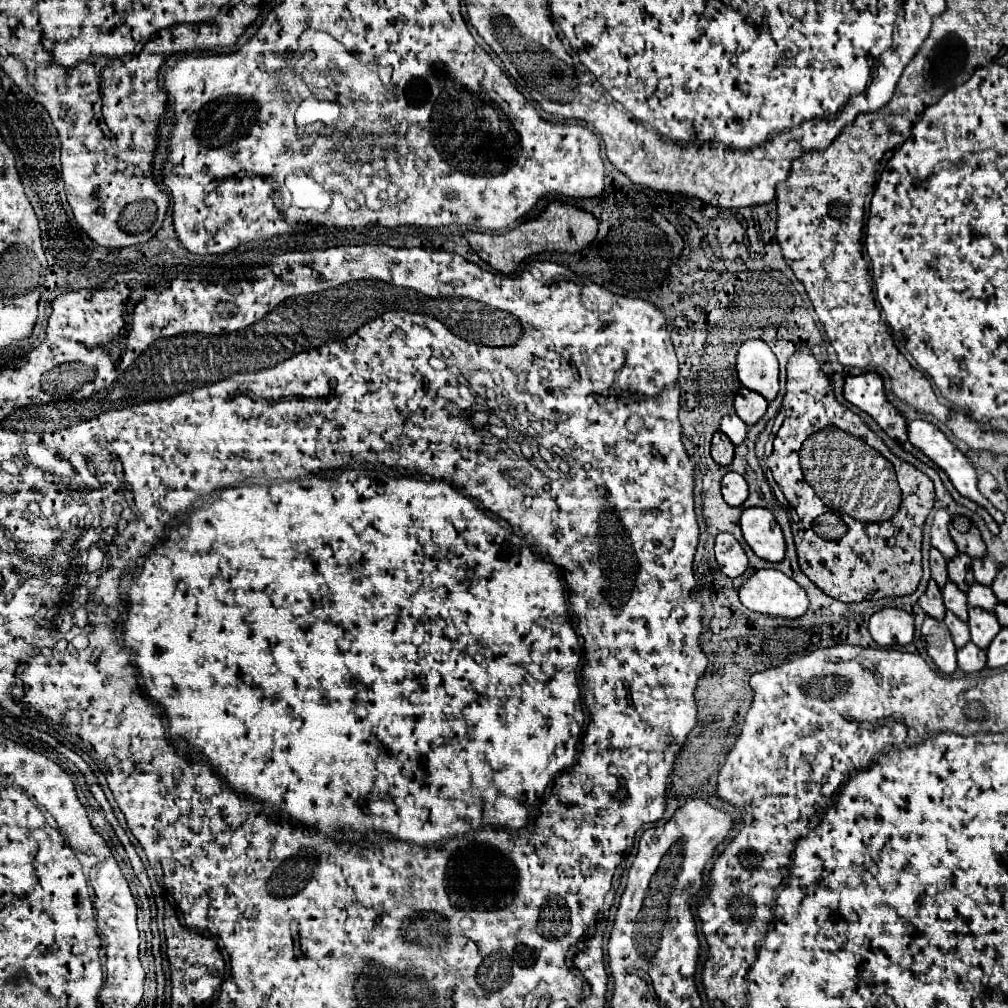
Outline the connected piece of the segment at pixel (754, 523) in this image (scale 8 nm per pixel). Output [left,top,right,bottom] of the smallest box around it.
[741,507,785,561]

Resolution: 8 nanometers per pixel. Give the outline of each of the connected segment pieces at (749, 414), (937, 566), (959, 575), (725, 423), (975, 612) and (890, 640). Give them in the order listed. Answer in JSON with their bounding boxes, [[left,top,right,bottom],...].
[[735,387,767,425],[931,549,947,589],[949,553,975,593],[721,415,747,445],[969,607,1001,649],[869,609,913,647]]

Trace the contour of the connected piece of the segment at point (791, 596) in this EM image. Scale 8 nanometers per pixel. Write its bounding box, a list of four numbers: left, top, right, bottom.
[739,569,809,619]

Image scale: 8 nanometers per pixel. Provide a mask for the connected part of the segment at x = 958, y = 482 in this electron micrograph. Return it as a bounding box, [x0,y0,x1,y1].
[907,421,1005,523]

